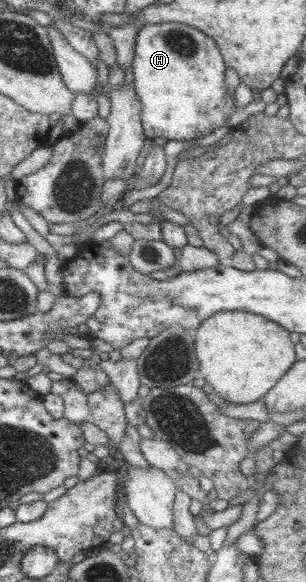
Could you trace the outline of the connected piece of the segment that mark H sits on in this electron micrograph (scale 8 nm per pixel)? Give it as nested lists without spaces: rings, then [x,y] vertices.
[[[181,23],[142,25],[135,36],[132,59],[135,95],[141,103],[141,125],[147,138],[165,137],[171,141],[191,141],[205,137],[215,129],[225,126],[227,119],[236,111],[234,95],[229,94],[225,84],[224,62],[216,43],[202,31]]]

